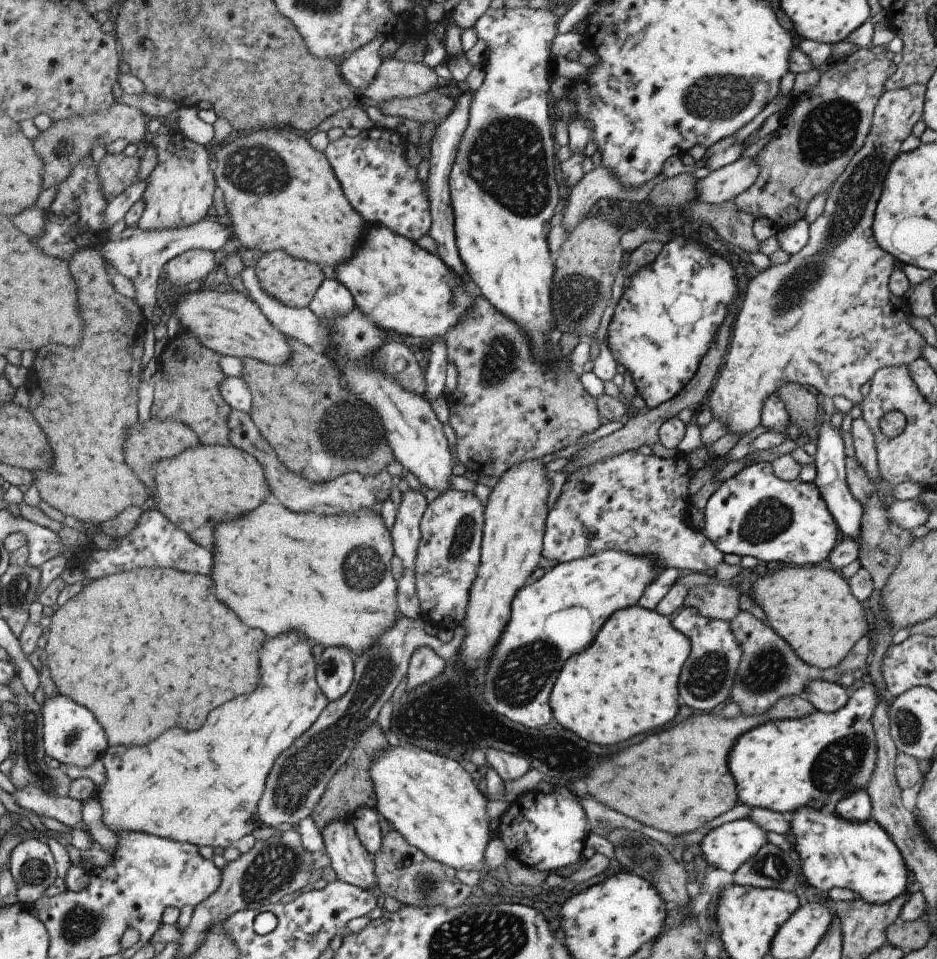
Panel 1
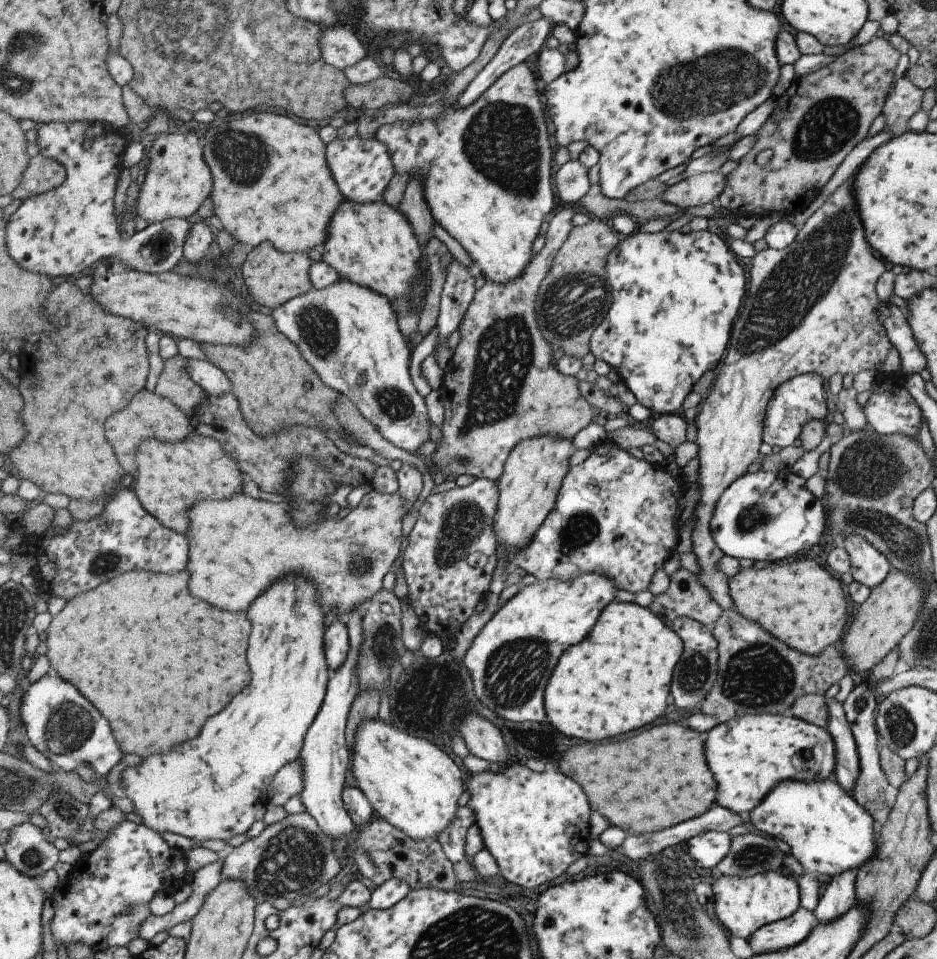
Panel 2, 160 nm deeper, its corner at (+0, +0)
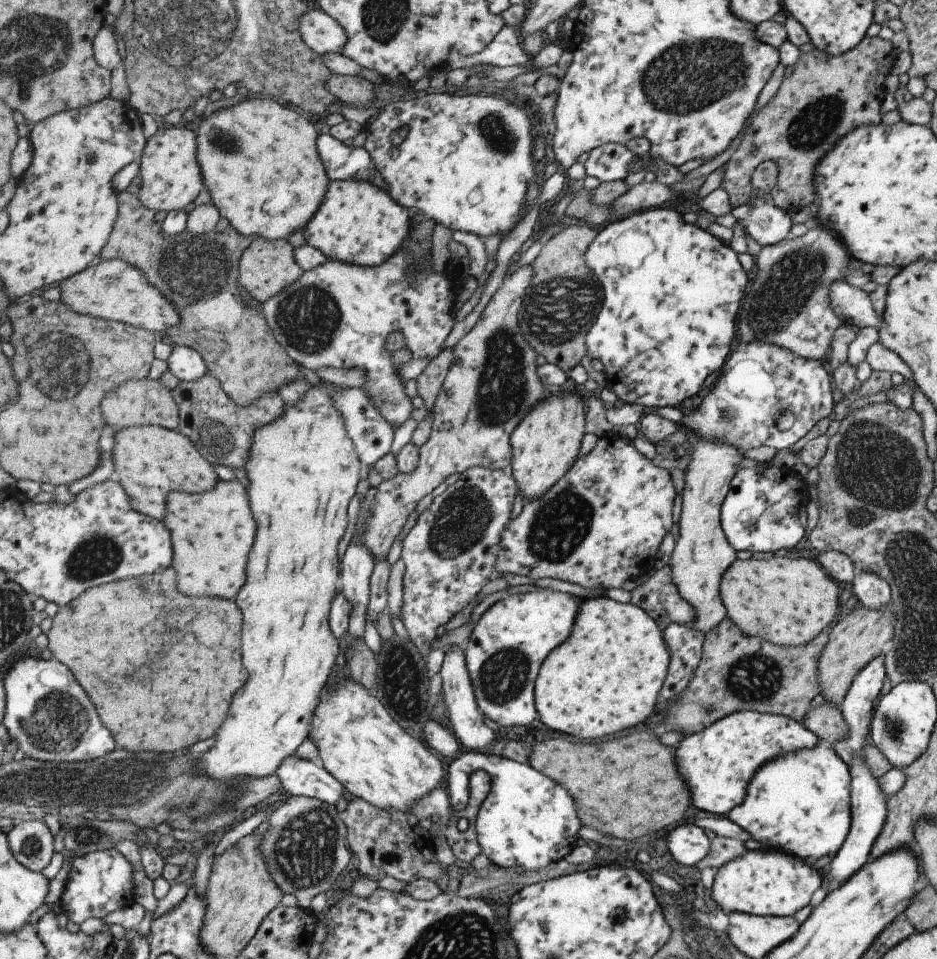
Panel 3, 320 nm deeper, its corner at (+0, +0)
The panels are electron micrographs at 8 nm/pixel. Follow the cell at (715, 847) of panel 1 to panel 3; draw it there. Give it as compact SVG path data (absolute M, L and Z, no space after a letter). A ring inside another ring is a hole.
M683 823L673 826L665 832L663 839L672 859L685 866L693 866L709 852L709 839L703 830L693 823Z

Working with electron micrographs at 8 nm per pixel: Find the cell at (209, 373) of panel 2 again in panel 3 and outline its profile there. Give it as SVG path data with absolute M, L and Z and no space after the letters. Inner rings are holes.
M174 345L166 364L168 369L183 381L194 381L209 373L201 353L185 345Z

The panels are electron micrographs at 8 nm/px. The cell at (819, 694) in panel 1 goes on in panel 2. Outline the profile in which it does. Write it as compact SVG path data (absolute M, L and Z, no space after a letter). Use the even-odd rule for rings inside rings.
M833 698L827 700L828 725L826 731L831 735L834 744L834 769L832 777L849 794L858 773L857 753L850 733L842 703Z

